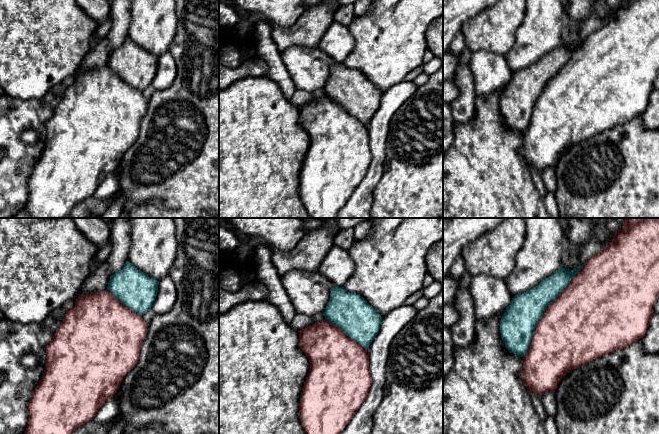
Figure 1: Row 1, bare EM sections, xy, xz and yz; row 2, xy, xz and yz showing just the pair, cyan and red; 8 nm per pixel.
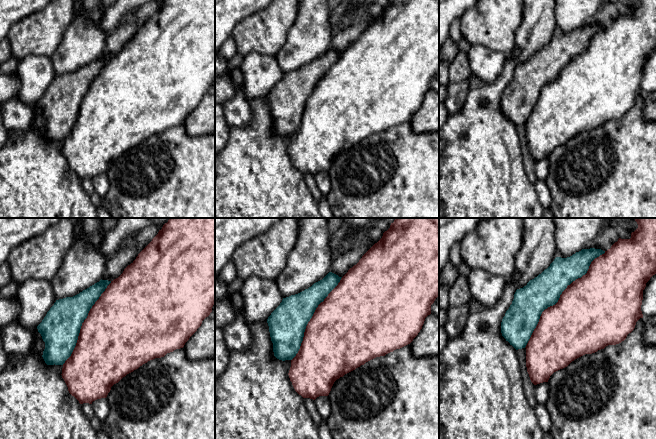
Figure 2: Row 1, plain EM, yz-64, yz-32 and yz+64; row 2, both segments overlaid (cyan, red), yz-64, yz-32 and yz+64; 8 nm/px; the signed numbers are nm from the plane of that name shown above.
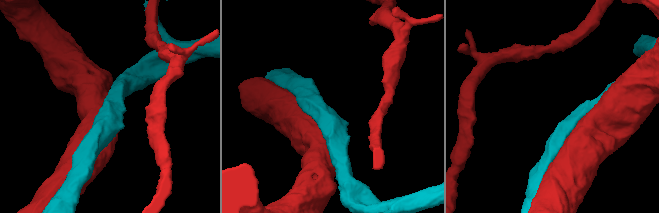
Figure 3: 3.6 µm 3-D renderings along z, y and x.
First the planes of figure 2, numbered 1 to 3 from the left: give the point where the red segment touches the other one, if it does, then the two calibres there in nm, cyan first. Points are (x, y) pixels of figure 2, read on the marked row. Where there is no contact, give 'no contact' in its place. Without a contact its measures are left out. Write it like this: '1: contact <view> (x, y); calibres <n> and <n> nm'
1: contact yz-64 (82, 322); calibres 320 and 480 nm
2: contact yz-32 (310, 318); calibres 300 and 500 nm
3: contact yz+64 (559, 297); calibres 260 and 500 nm

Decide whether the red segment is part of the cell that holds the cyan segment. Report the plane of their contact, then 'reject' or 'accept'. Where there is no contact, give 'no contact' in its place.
meets cyan in yz; accept

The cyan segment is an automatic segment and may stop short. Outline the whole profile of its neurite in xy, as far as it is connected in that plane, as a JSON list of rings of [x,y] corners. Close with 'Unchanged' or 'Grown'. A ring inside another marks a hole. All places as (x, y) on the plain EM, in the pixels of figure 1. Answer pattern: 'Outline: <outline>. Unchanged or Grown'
Outline: [[[127,37],[123,44],[110,53],[107,65],[102,68],[81,71],[76,75],[75,82],[66,87],[65,93],[56,106],[51,118],[46,123],[45,146],[41,157],[34,165],[28,178],[29,197],[25,210],[29,218],[66,218],[73,208],[88,197],[91,197],[105,177],[115,171],[120,163],[121,157],[129,149],[139,136],[141,121],[147,111],[148,100],[142,91],[149,87],[157,72],[159,58],[146,49],[138,46],[132,39]]]. Grown

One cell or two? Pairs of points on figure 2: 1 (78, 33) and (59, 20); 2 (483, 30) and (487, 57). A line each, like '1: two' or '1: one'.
1: two
2: two

